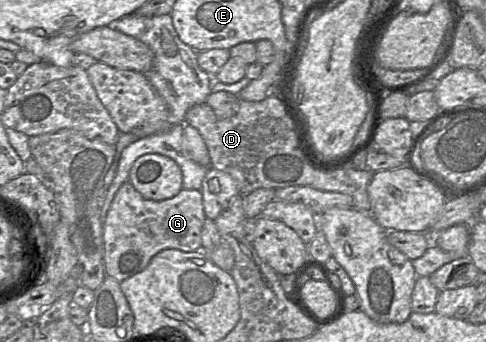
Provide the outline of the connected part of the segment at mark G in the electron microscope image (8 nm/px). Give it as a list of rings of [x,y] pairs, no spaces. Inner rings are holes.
[[[127,181],[117,191],[103,224],[105,277],[111,276],[119,283],[143,271],[160,251],[177,249],[183,252],[202,250],[201,230],[206,219],[202,194],[199,190],[181,189],[173,198],[147,200]]]

